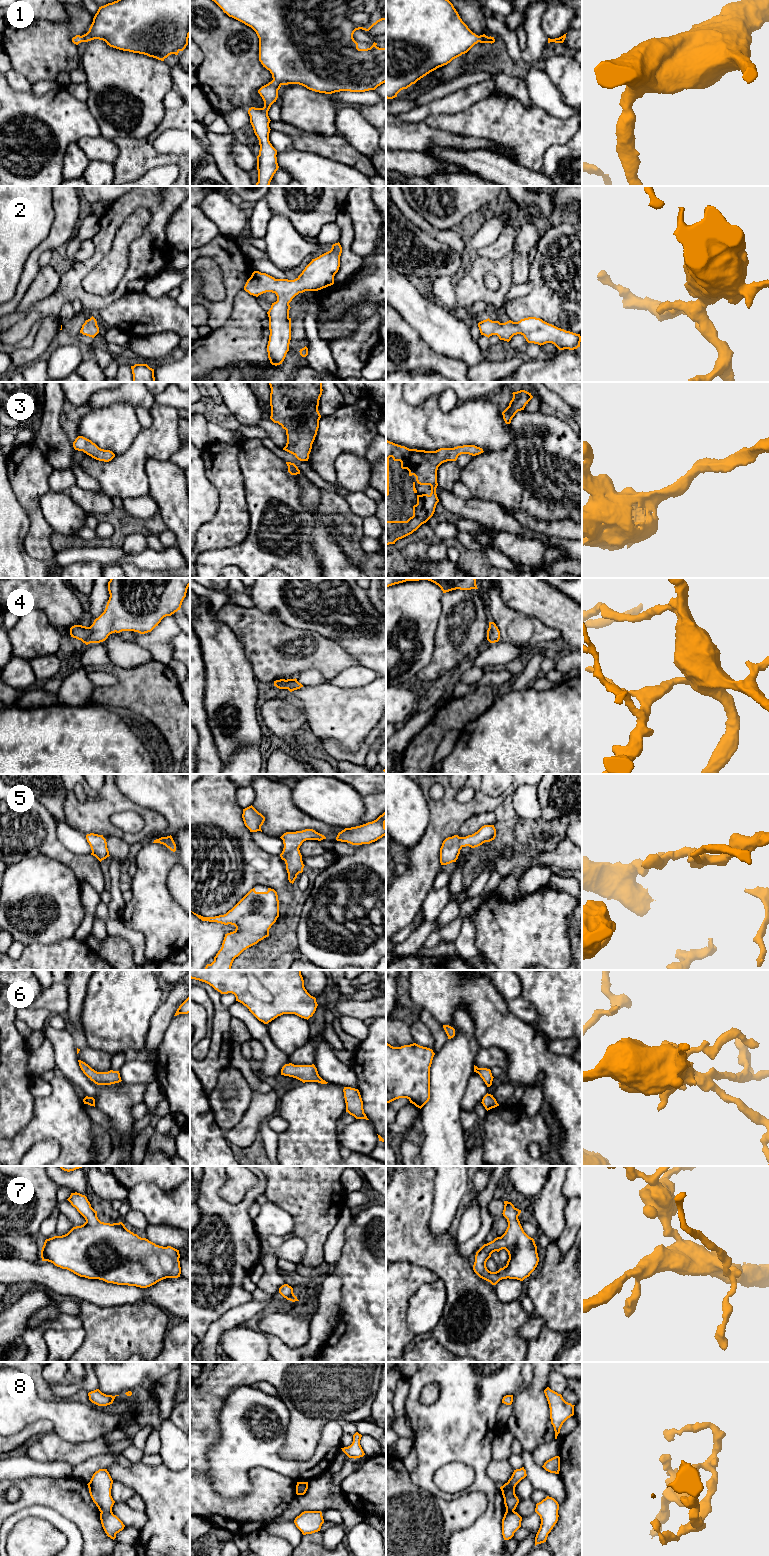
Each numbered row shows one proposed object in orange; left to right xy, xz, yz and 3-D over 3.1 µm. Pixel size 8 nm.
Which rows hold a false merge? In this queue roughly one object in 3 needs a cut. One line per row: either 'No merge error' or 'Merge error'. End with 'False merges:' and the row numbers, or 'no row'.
1: No merge error
2: No merge error
3: No merge error
4: No merge error
5: No merge error
6: No merge error
7: No merge error
8: Merge error
False merges: 8

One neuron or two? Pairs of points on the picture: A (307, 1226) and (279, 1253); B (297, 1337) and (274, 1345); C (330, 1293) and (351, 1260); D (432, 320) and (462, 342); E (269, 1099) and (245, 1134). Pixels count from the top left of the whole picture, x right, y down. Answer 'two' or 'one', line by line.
A: two
B: two
C: two
D: one
E: one

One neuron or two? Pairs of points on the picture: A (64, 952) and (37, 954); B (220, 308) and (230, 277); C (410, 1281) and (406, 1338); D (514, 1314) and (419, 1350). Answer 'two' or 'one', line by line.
A: one
B: one
C: one
D: two

